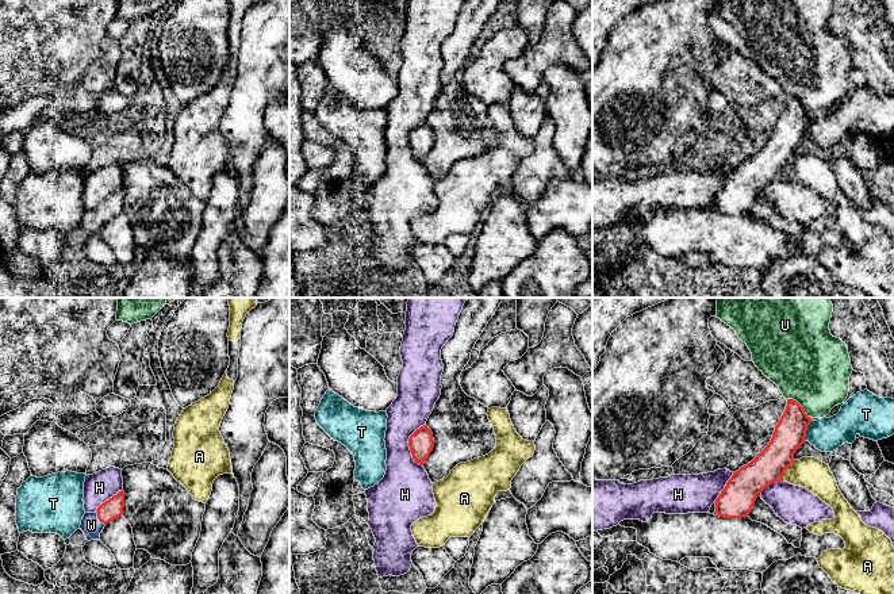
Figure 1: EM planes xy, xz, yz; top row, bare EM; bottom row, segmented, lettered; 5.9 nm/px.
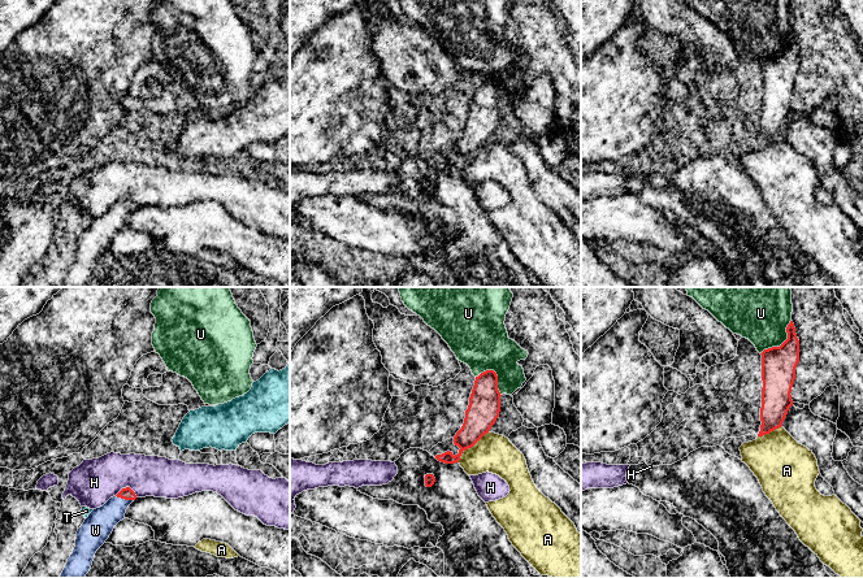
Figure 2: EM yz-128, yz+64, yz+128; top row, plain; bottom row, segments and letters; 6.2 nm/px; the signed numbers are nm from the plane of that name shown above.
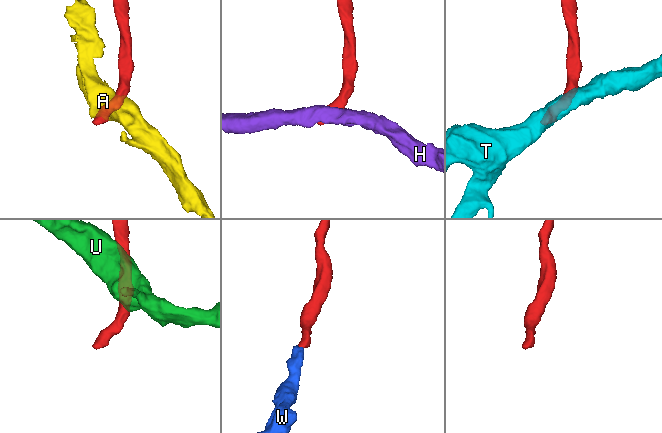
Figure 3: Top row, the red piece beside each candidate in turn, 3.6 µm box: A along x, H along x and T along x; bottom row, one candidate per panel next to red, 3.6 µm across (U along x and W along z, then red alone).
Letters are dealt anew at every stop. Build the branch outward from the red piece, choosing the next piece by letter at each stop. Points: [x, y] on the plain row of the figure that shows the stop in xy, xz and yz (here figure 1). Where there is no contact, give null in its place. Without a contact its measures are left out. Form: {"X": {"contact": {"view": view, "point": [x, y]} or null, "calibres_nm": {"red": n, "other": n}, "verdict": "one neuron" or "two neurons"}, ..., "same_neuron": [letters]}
{"A": {"contact": {"view": "yz", "point": [786, 165]}, "calibres_nm": {"red": 190, "other": 190}, "verdict": "two neurons"}, "H": {"contact": {"view": "xz", "point": [409, 141]}, "calibres_nm": {"red": 150, "other": 280}, "verdict": "two neurons"}, "T": {"contact": {"view": "yz", "point": [806, 126]}, "calibres_nm": {"red": 190, "other": 200}, "verdict": "two neurons"}, "U": {"contact": {"view": "yz", "point": [801, 103]}, "calibres_nm": {"red": 190, "other": 440}, "verdict": "two neurons"}, "W": {"contact": {"view": "xy", "point": [98, 214]}, "calibres_nm": {"red": 120, "other": 120}, "verdict": "one neuron"}, "same_neuron": ["W"]}

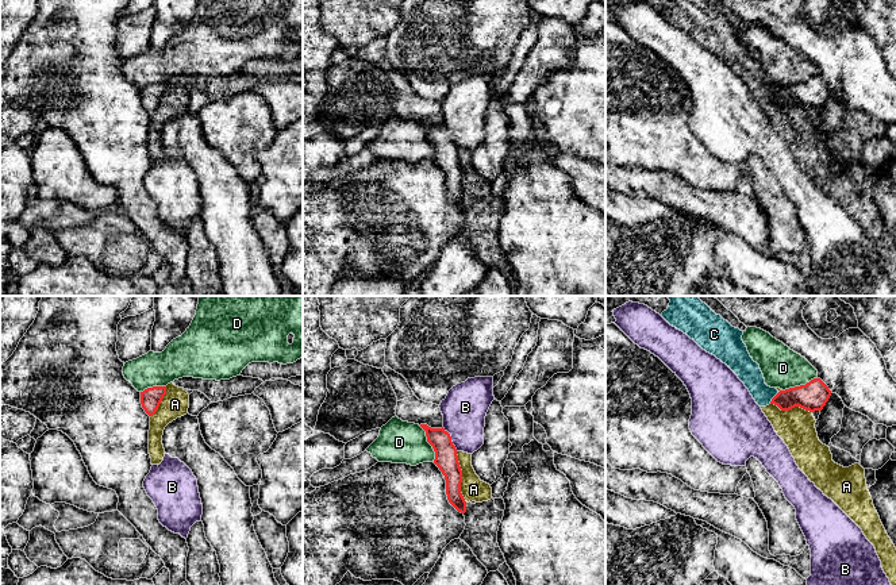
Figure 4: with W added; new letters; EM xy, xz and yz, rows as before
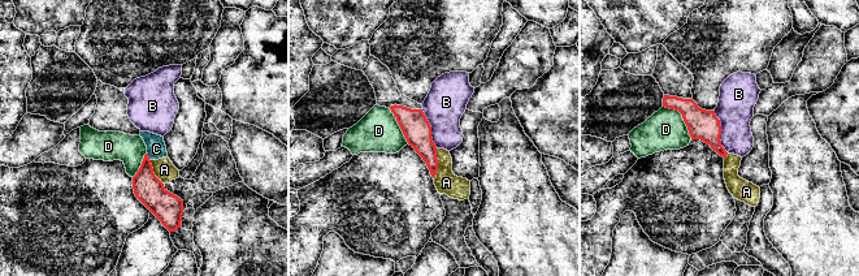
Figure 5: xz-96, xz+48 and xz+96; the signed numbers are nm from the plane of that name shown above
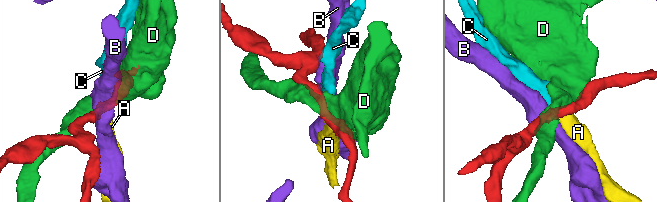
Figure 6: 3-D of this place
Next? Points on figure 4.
{"A": {"contact": {"view": "xz", "point": [461, 174]}, "calibres_nm": {"red": 140, "other": 140}, "verdict": "two neurons"}, "B": {"contact": {"view": "xz", "point": [450, 137]}, "calibres_nm": {"red": 140, "other": 260}, "verdict": "two neurons"}, "C": {"contact": {"view": "yz", "point": [773, 95]}, "calibres_nm": {"red": 170, "other": 140}, "verdict": "two neurons"}, "D": {"contact": {"view": "xz", "point": [429, 139]}, "calibres_nm": {"red": 140, "other": 260}, "verdict": "two neurons"}, "same_neuron": []}

